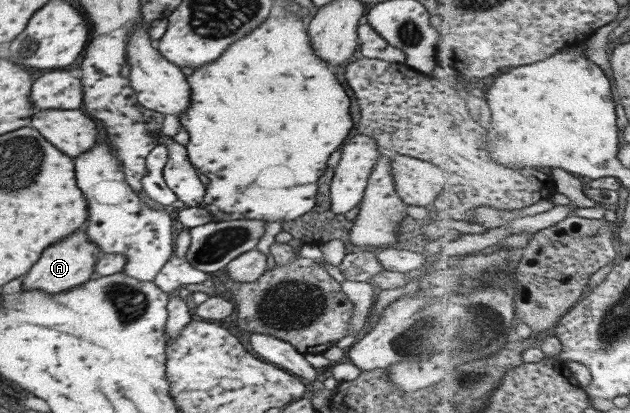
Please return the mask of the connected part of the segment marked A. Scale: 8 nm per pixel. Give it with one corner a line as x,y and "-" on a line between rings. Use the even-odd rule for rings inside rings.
83,223
68,237
45,247
37,261
25,273
21,289
41,289
47,295
57,295
73,287
79,287
81,283
93,277
94,265
99,254
100,249
87,237
85,223

